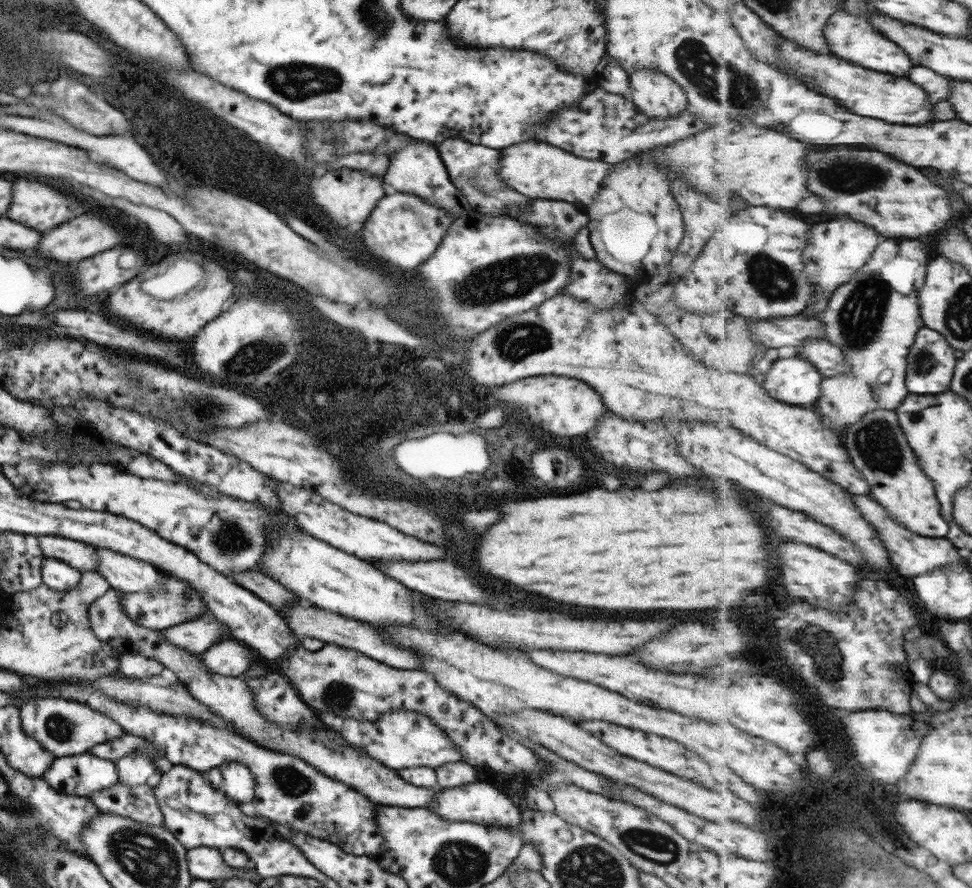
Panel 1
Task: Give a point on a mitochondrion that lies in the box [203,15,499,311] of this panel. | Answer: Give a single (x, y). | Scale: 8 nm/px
(293, 81)

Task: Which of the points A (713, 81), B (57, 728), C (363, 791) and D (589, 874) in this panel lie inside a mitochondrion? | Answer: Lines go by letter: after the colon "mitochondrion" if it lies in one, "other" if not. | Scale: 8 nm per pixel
A: mitochondrion
B: mitochondrion
C: other
D: mitochondrion

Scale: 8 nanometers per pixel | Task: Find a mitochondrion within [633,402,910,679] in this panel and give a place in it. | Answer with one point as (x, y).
(874, 441)

